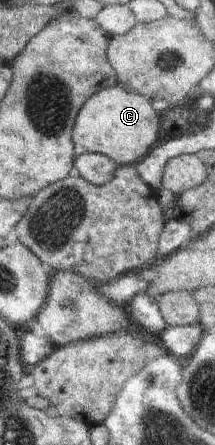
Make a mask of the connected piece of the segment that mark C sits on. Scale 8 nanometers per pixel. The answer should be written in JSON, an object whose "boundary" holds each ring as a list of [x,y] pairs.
{"boundary":[[[116,84],[100,89],[82,105],[73,128],[74,159],[84,153],[100,153],[111,158],[118,166],[135,164],[146,156],[150,145],[157,140],[160,113],[152,110],[144,95]]]}

